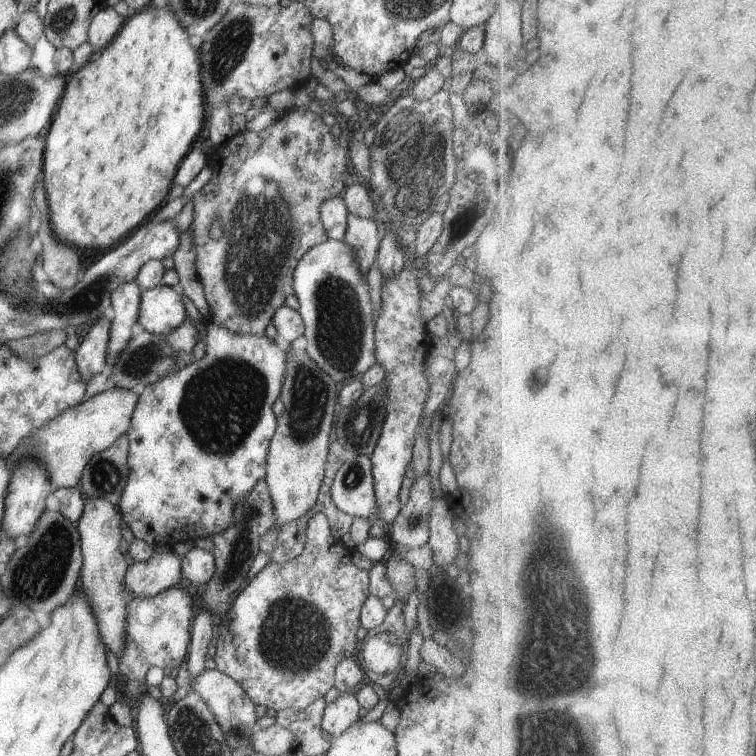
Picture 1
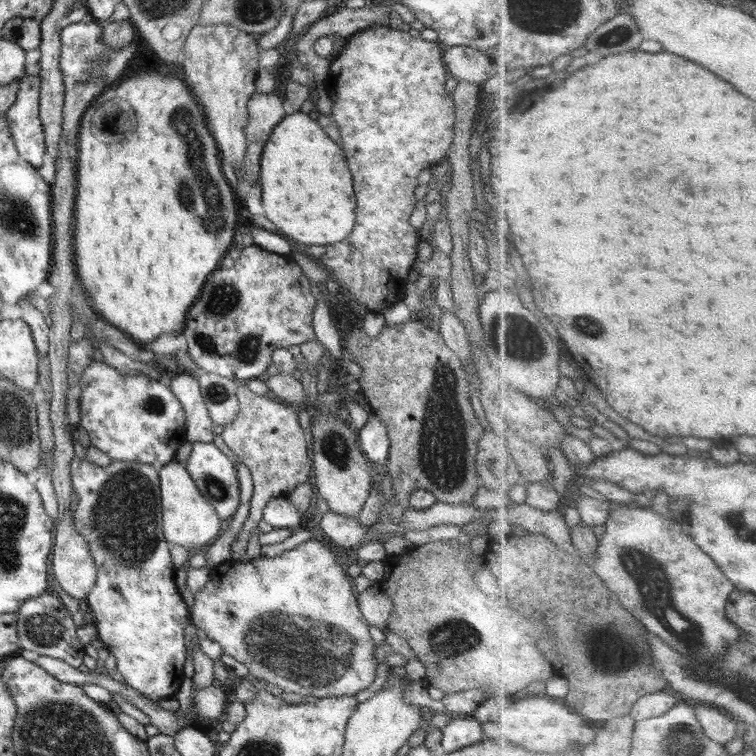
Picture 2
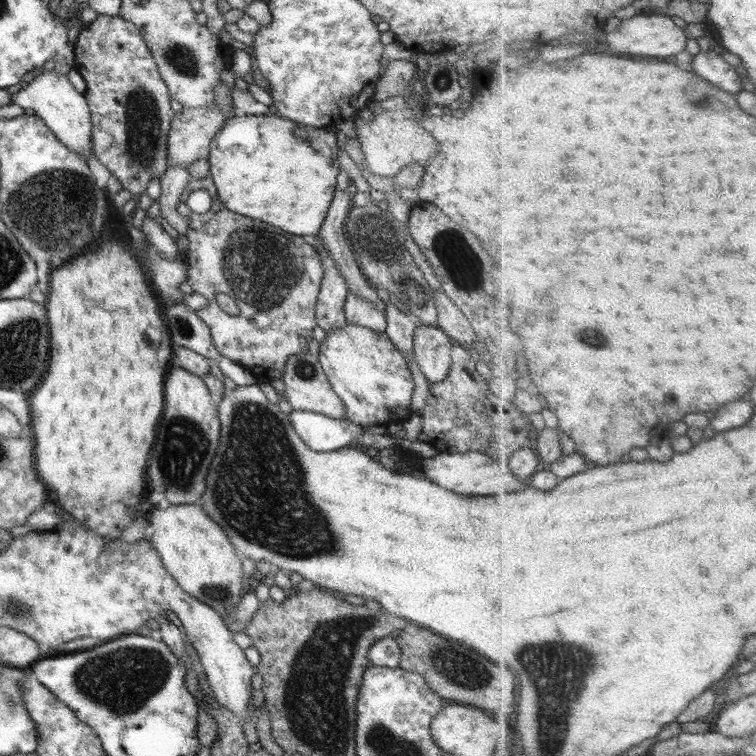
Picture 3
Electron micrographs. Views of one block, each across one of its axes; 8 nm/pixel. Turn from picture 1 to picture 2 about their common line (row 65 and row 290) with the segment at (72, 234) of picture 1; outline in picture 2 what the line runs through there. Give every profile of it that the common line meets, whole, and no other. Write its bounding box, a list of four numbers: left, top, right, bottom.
[73,69,242,345]

